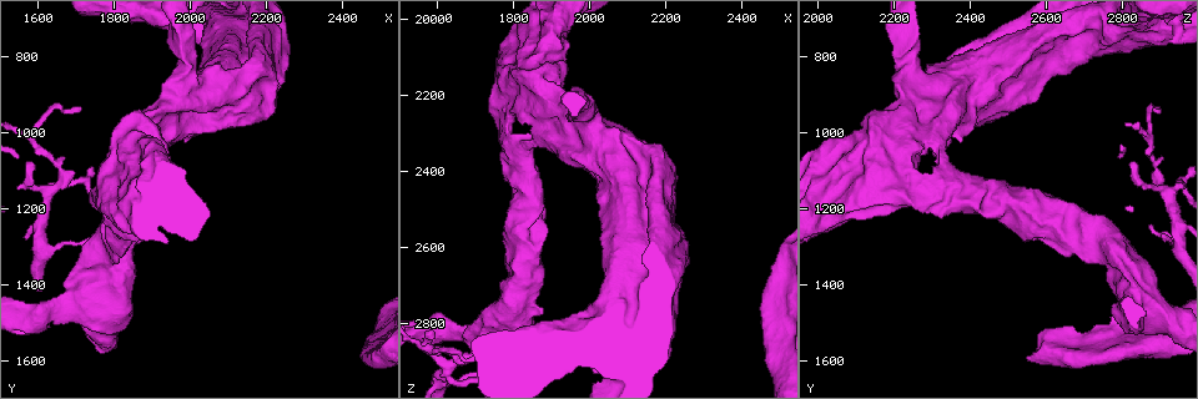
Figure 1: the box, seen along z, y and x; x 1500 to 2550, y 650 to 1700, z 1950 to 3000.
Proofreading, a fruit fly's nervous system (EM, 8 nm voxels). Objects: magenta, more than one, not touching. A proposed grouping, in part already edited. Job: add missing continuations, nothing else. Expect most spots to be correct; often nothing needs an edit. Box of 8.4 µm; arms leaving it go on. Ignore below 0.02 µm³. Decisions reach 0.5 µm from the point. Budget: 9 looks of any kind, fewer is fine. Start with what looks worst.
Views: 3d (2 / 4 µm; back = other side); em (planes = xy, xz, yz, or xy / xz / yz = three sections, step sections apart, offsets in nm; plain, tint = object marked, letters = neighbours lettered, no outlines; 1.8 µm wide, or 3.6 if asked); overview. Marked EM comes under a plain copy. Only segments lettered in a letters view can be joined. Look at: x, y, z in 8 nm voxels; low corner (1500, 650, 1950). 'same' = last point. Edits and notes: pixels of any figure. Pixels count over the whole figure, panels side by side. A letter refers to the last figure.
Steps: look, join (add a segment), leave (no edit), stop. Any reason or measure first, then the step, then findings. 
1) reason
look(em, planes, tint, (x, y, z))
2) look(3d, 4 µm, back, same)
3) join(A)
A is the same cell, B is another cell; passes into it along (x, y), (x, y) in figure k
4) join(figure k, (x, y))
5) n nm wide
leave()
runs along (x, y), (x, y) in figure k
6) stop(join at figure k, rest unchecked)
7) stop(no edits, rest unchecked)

free end
look(3d, 2 µm, (1590, 1080, 2825))

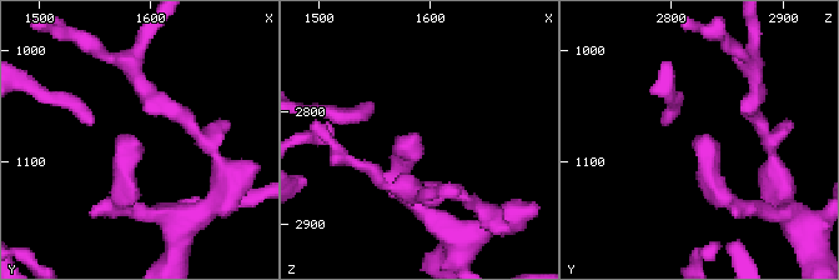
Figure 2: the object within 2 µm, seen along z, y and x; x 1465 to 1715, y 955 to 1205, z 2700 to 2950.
need the tissue
look(em, xz, step 8, tint, (1592, 1086, 2830))

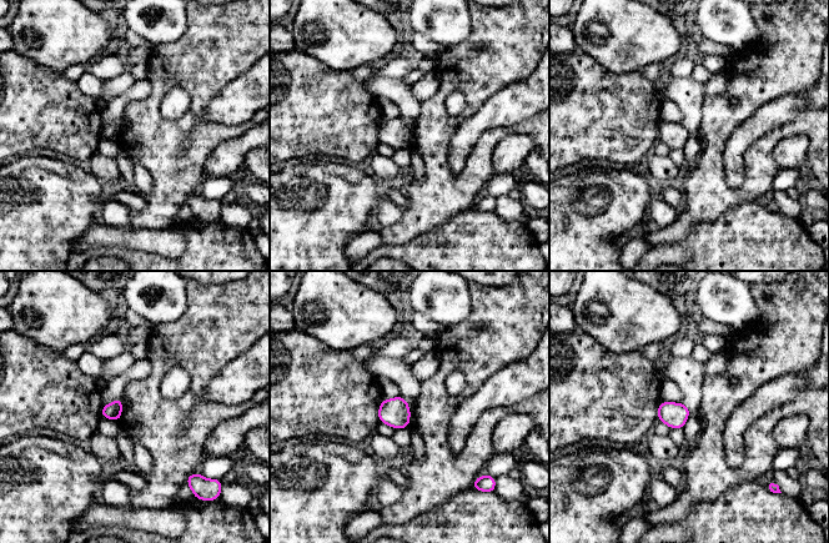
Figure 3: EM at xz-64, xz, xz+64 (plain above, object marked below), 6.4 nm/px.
cut it another way
look(em, planes, letters, same)

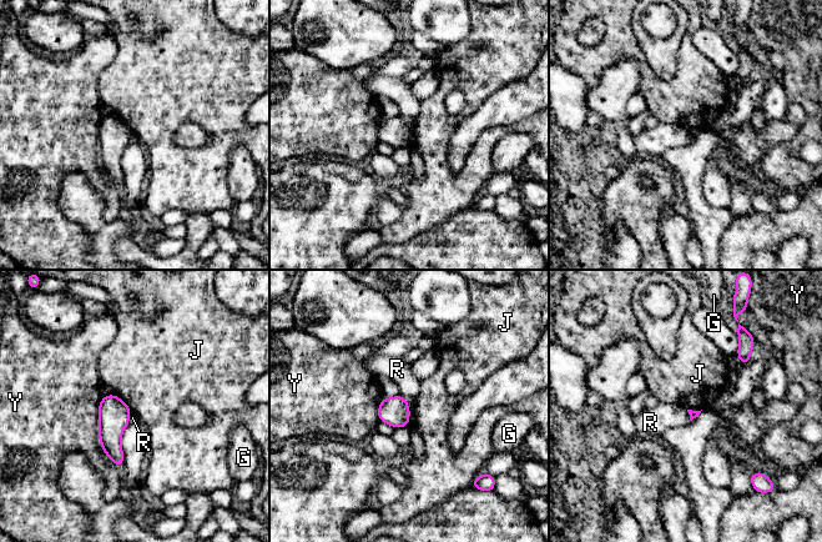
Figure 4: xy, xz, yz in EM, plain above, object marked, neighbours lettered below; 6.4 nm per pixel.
Y touches over 480 nm
leave()
G, J, R and Y are other cells; none of them fits

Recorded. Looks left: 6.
look(em, planes, letters, (2470, 1585, 2760))

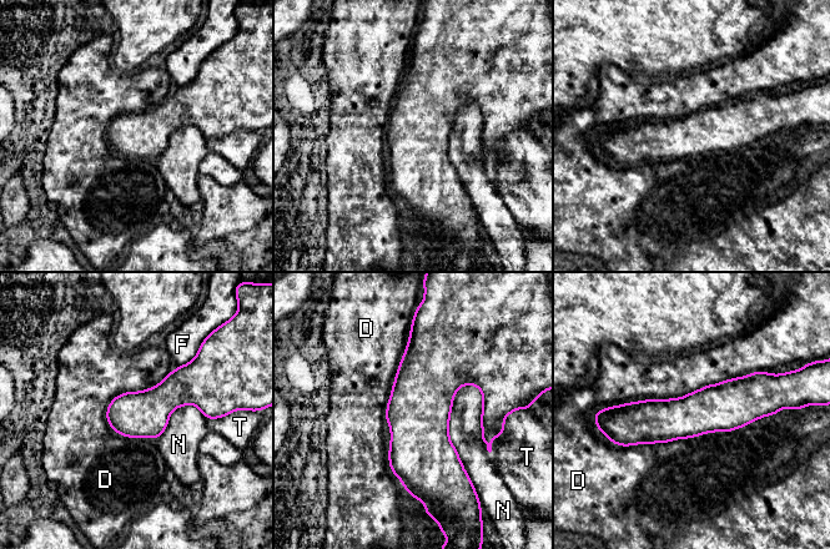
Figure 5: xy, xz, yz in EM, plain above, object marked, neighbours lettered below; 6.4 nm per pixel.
300 nm wide
leave()
D, F, N and T are other cells; border along (763, 369), (680, 397), (607, 408) in figure 5; none of them fits

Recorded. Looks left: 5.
sudden change in width
look(3d, 4 µm, (1815, 1100, 2215))

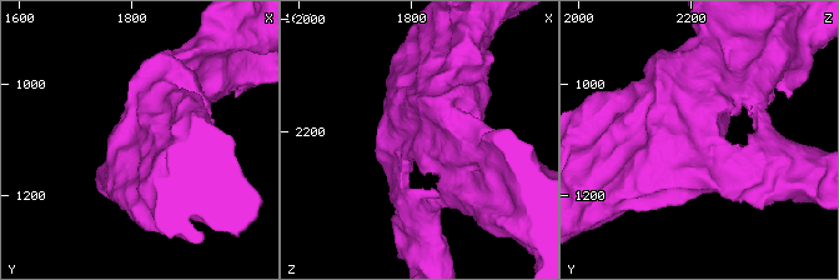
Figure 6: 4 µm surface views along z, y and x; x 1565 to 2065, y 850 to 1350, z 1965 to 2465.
look(em, 3.6 µm, yz, step 16, tint, (1825, 1100, 2220))

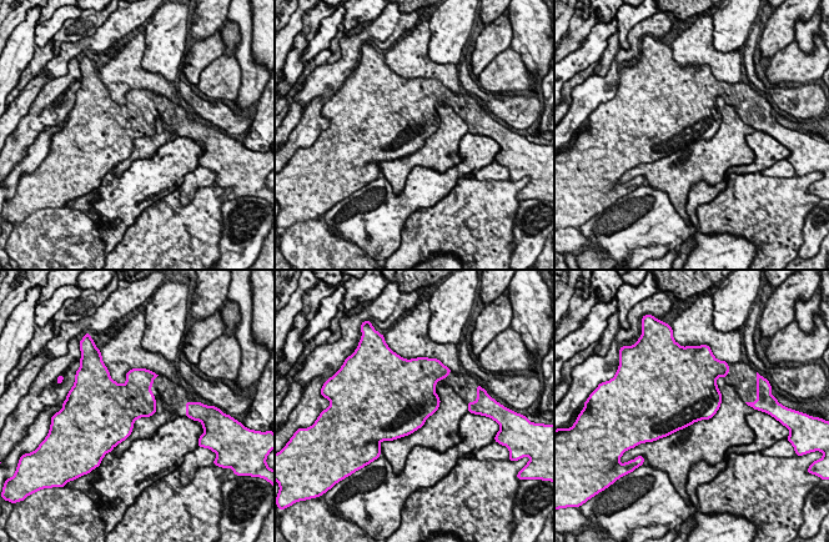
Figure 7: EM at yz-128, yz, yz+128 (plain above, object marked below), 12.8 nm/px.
look(em, 3.6 µm, planes, letters, same)

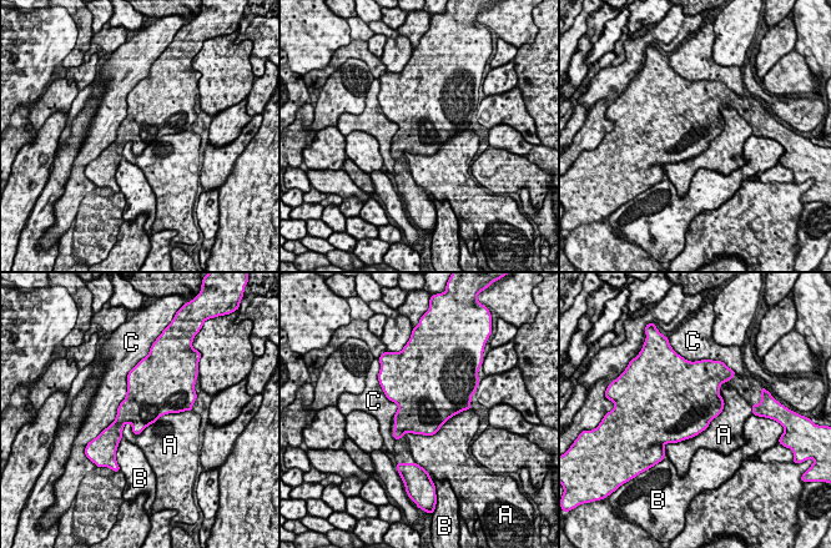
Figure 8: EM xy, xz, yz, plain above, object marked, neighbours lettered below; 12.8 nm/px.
C touches over 900 nm
leave()
A, B and C are other cells; none of them fits

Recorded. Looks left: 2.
sudden change in width
look(em, 3.6 µm, planes, letters, (2025, 885, 2310))

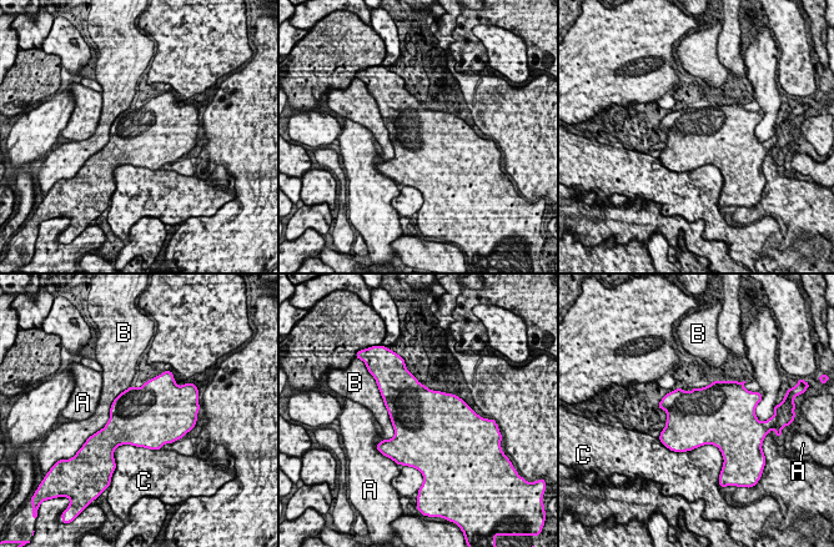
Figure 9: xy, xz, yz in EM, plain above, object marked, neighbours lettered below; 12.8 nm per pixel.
leave()
A, B and C are other cells; border along (380, 394), (393, 428), (390, 440) in figure 9; no lettered segment goes on from it

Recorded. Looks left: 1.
stop(no edits, rest unchecked)

